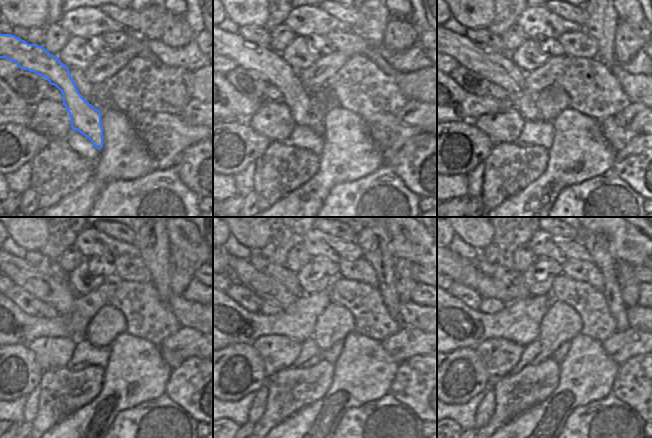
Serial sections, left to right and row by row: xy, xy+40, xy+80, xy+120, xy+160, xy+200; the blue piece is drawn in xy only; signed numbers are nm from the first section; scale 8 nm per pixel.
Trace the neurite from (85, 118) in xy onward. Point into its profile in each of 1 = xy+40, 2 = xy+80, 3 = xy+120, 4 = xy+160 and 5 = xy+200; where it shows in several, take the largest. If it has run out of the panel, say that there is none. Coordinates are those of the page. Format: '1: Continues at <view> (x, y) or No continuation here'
1: Continues at xy+40 (270, 64)
2: Continues at xy+80 (499, 69)
3: Continues at xy+120 (47, 290)
4: Continues at xy+160 (266, 288)
5: Continues at xy+200 (471, 276)

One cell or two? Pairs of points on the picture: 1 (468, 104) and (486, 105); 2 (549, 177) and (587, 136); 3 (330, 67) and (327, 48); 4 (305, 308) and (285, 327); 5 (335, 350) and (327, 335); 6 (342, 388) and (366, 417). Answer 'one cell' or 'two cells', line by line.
1: one cell
2: one cell
3: two cells
4: one cell
5: two cells
6: two cells

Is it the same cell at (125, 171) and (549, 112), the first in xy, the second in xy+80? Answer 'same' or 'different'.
different

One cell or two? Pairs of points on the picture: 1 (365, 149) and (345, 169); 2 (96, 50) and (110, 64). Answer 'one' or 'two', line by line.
1: one
2: two

